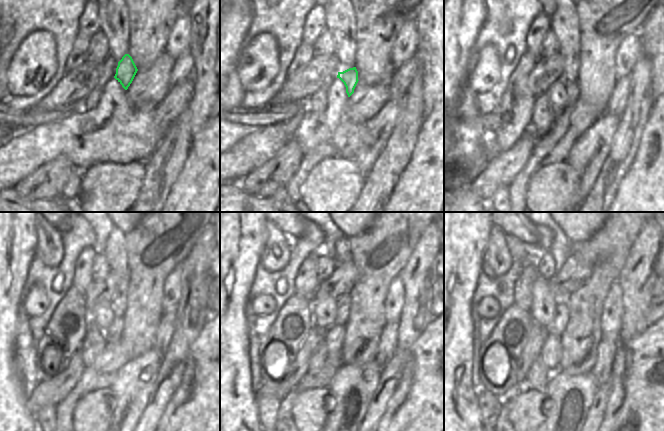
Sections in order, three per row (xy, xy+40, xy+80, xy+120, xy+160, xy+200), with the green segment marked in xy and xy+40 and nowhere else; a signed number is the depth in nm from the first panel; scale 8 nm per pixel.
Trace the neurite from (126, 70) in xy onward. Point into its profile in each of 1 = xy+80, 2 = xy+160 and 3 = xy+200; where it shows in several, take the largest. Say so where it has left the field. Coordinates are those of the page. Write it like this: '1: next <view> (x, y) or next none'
1: next xy+80 (572, 90)
2: next xy+160 (334, 336)
3: next xy+200 (551, 351)

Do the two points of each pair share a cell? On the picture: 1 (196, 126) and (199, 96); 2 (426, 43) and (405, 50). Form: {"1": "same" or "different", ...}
{"1": "same", "2": "different"}

